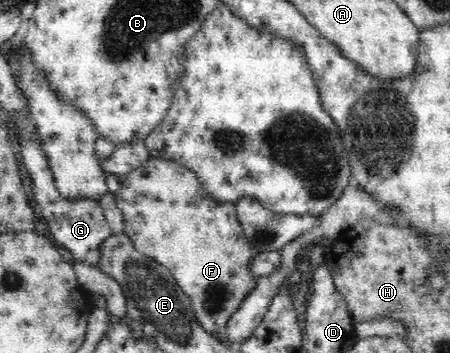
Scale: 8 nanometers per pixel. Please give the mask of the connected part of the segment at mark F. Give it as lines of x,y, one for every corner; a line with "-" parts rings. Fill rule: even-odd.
150,157
145,163
142,163
134,172
124,176
121,179
122,188
113,194
117,207
120,208
123,214
123,219
125,220
125,227
123,232
126,233
131,239
134,247
138,252
150,259
154,259
158,264
165,266
176,279
178,286
188,295
191,301
191,307
195,312
196,320
202,325
202,328
206,329
206,332
213,333
215,335
222,335
222,329
227,325
228,319
238,310
242,300
254,290
254,284
256,284
256,277
250,269
250,264
252,264
252,259
258,256
258,250
249,244
246,240
246,235
242,230
242,225
238,220
238,213
236,212
235,203
228,201
219,201
210,198
204,191
202,191
202,186
199,184
195,173
190,171
184,165
174,162
173,160
158,159

